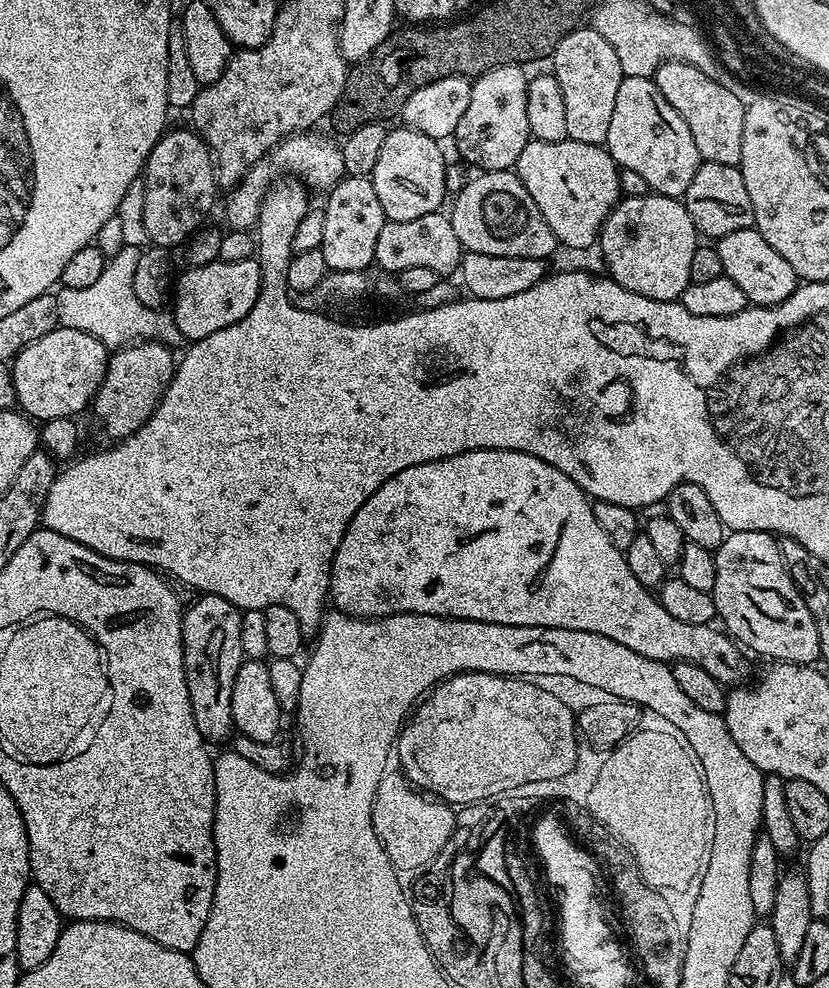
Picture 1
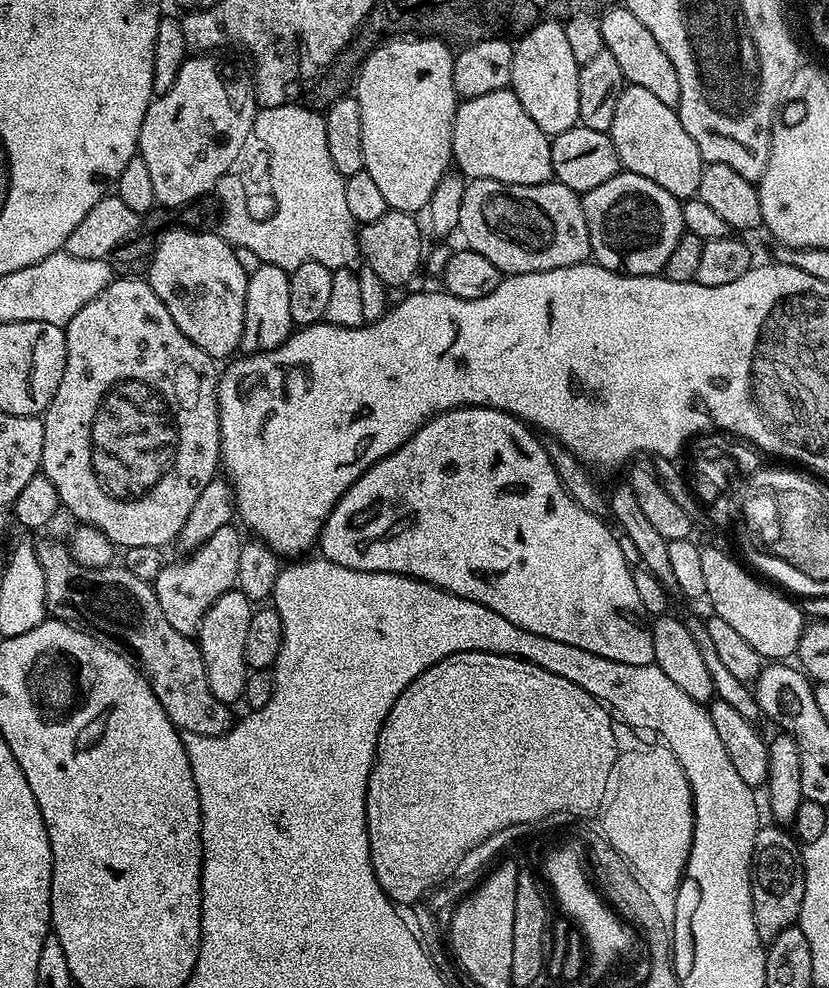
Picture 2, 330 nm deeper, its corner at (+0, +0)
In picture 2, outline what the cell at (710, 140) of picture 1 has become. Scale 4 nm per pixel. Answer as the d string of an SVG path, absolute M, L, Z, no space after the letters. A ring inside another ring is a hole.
M613 6L599 17L600 36L604 39L603 51L614 54L618 66L622 69L625 81L634 86L642 86L642 90L650 90L666 106L676 108L680 103L680 87L678 74L674 74L674 62L666 58L666 50L658 46L654 34L634 18L634 14L623 6Z

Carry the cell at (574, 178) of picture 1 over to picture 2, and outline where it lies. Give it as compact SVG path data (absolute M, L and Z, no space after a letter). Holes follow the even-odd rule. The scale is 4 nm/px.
M511 87L494 90L490 94L478 94L478 98L459 101L452 127L452 158L459 175L474 180L497 180L503 184L534 186L553 179L552 142L540 129L538 122L522 110L522 102L513 94Z

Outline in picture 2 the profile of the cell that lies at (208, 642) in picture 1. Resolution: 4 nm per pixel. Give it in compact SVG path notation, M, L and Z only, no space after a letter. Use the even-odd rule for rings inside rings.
M232 524L222 526L222 530L214 530L214 534L210 534L210 538L202 542L202 546L180 558L184 560L162 569L154 579L158 606L162 606L166 622L170 622L170 626L174 626L178 634L195 637L200 631L206 610L210 610L210 606L214 606L214 602L218 602L222 594L236 588L238 554L242 543L239 531L241 529Z

